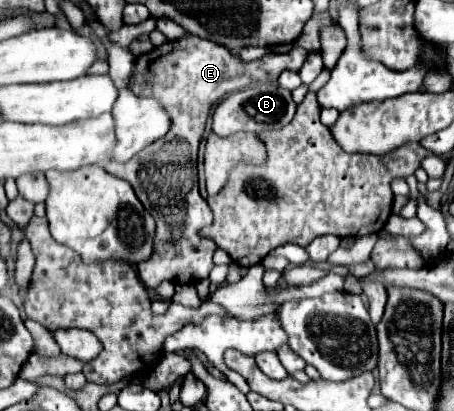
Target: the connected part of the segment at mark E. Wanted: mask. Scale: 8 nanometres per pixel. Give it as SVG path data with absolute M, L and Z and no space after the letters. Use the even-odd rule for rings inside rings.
M187 35L177 41L167 41L135 59L129 83L133 93L139 97L155 97L167 109L171 129L163 139L137 153L133 161L127 161L125 165L107 161L103 167L111 175L131 183L135 195L157 223L153 257L139 263L139 277L145 287L155 289L161 281L197 283L209 277L209 271L213 269L213 251L217 245L201 235L201 229L213 223L213 213L197 187L197 147L209 109L227 97L227 93L239 91L255 81L277 81L285 69L299 71L305 57L307 51L295 45L289 53L273 53L273 57L265 55L263 59L245 63L237 59L231 49L215 41Z

